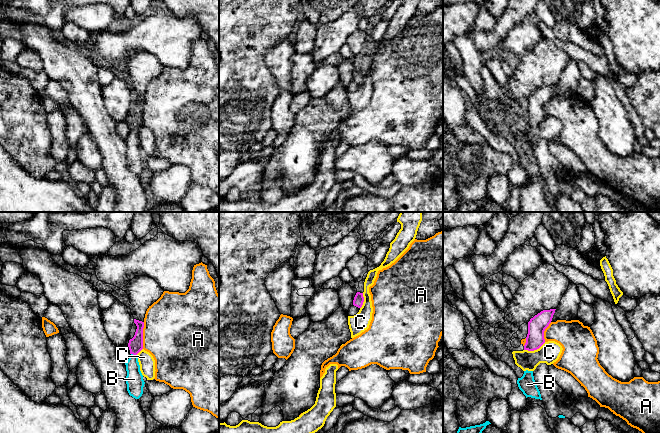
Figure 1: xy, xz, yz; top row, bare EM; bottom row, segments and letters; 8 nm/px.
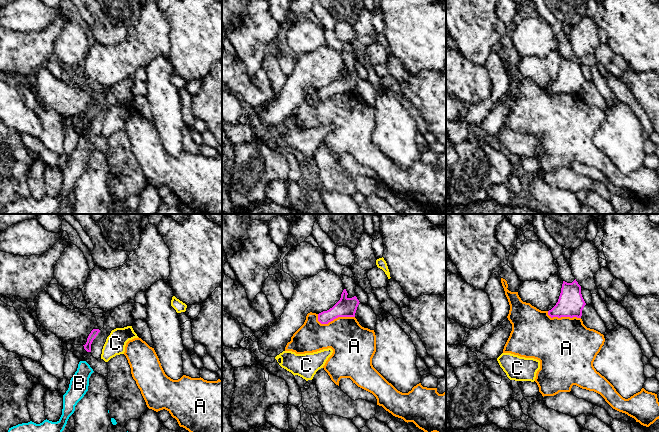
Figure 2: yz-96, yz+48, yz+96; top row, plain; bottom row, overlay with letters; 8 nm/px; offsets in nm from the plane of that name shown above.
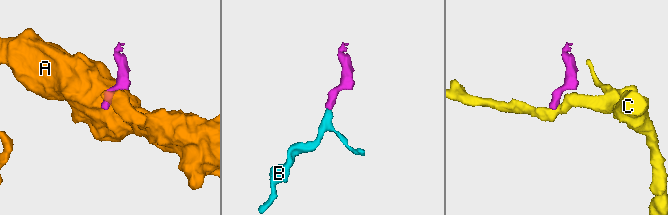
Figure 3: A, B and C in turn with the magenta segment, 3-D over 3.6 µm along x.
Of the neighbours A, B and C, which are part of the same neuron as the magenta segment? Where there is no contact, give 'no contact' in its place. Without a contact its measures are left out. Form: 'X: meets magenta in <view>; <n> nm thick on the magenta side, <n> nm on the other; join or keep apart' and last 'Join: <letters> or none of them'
A: meets magenta in xy; 120 nm thick on the magenta side, 480 nm on the other; keep apart
B: meets magenta in xy; 120 nm thick on the magenta side, 140 nm on the other; join
C: meets magenta in yz; 140 nm thick on the magenta side, 170 nm on the other; keep apart
Join: B

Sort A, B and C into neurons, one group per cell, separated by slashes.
A / B / C

